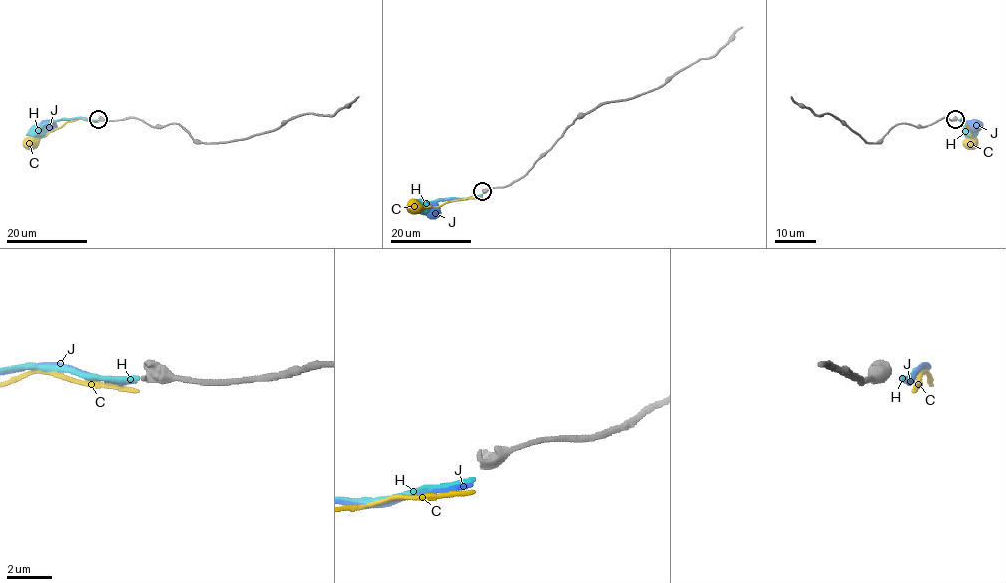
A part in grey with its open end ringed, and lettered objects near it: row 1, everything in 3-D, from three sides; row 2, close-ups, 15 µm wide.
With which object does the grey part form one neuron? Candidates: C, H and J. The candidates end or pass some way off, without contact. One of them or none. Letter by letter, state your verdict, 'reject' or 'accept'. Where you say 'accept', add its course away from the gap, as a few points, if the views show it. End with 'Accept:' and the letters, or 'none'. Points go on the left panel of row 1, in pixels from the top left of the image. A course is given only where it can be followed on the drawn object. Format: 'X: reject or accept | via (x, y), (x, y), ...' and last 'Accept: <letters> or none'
C: reject
H: reject
J: reject
Accept: none

